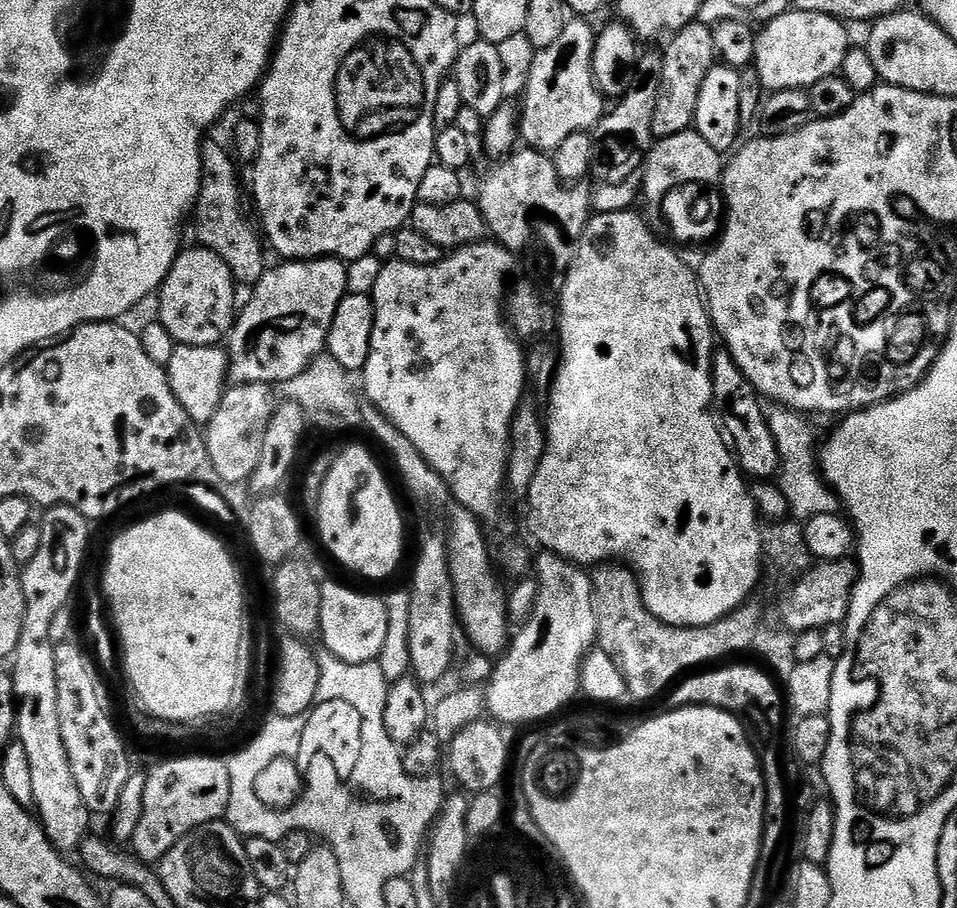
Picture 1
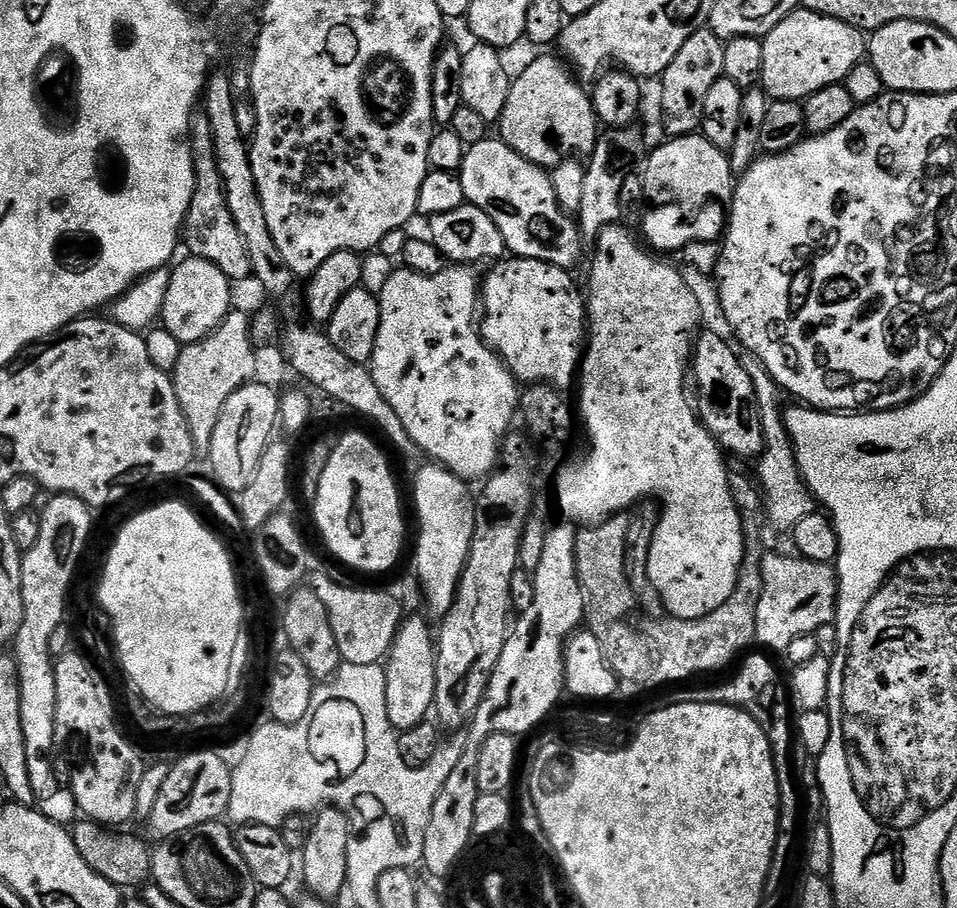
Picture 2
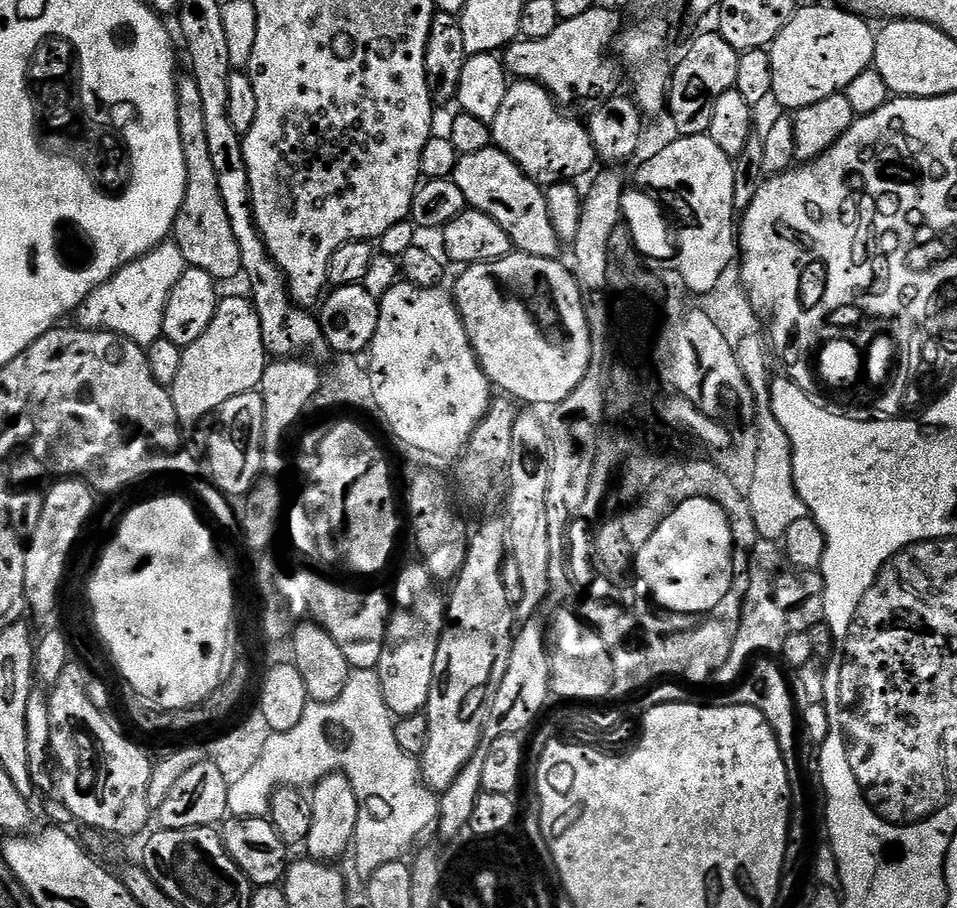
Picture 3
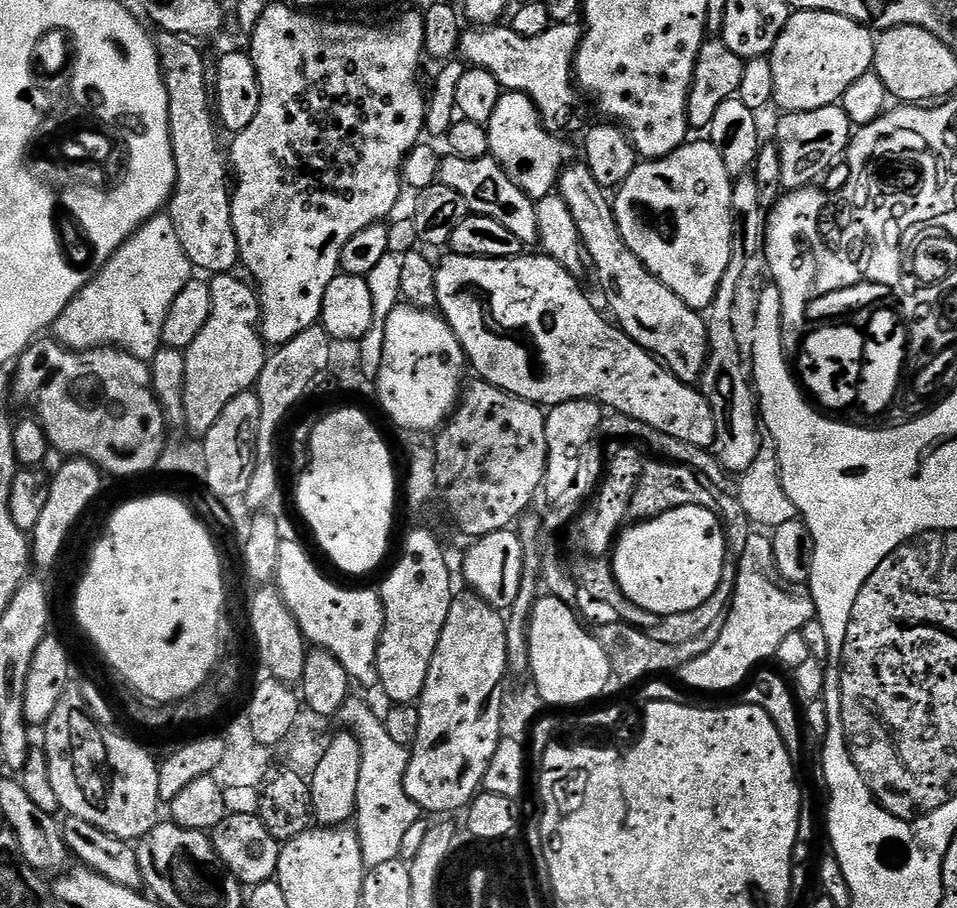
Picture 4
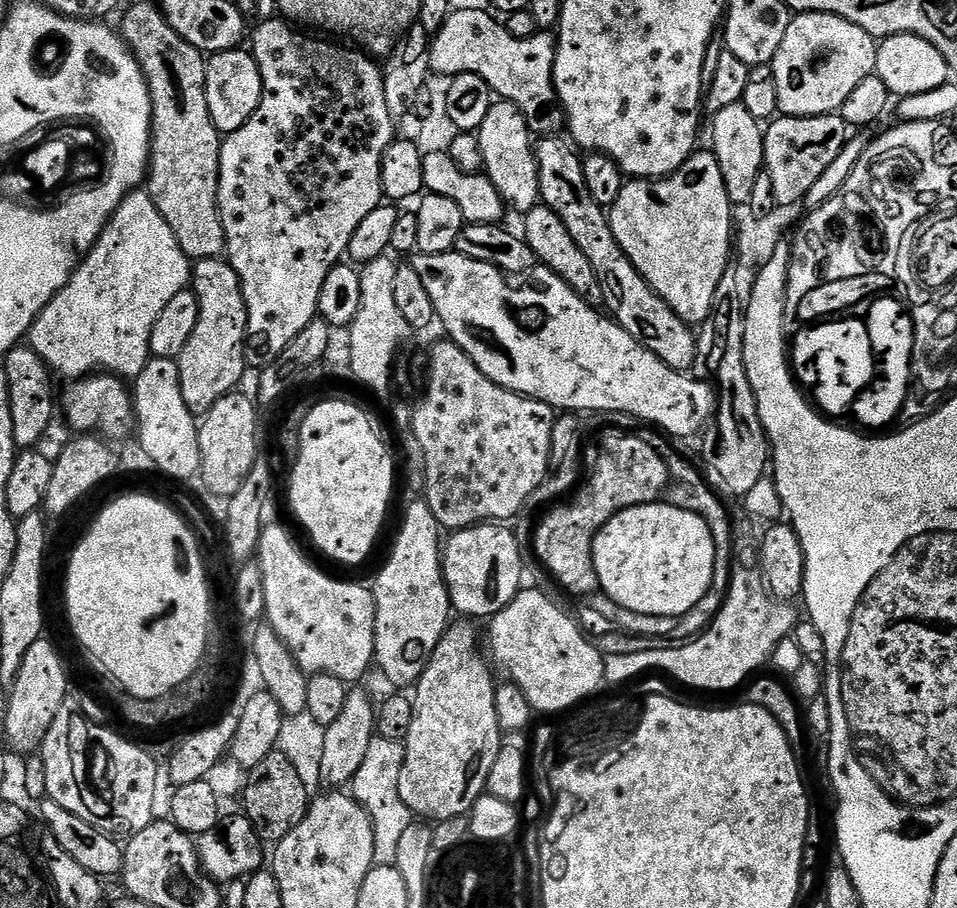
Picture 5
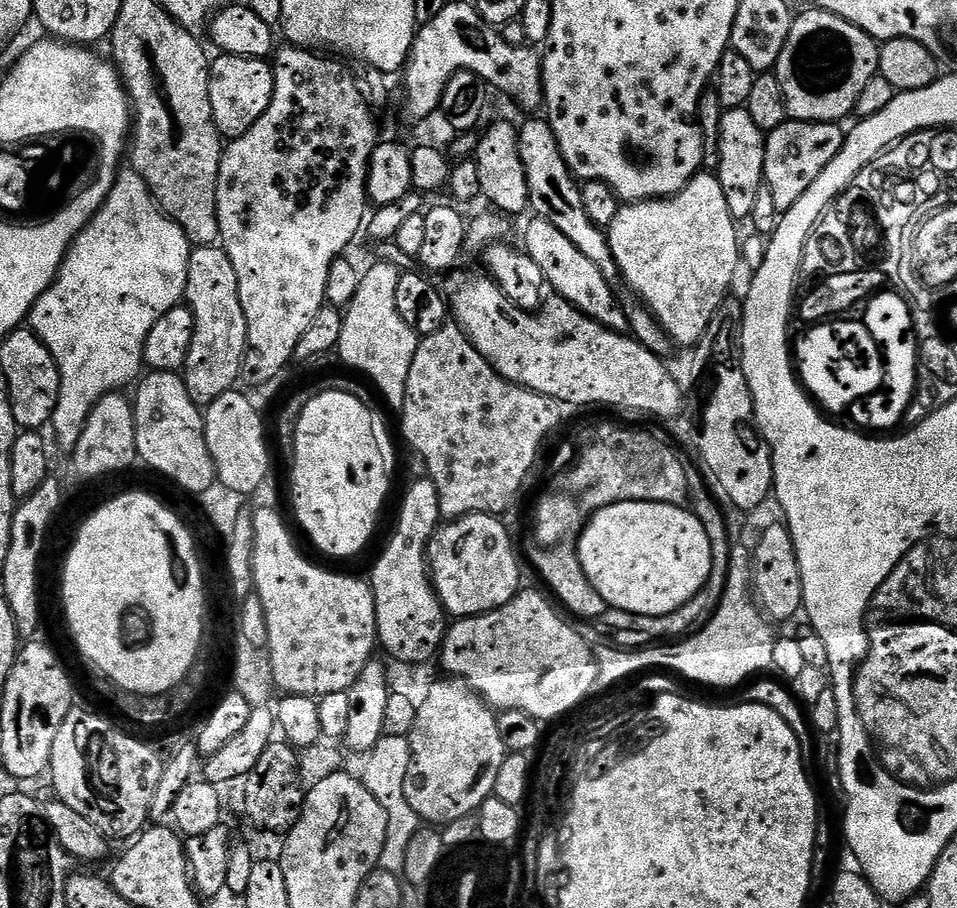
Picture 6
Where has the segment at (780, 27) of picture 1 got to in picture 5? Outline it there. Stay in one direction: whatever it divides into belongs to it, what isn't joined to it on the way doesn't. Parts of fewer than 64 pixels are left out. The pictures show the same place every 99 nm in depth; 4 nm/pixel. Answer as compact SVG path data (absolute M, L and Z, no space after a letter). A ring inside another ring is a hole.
M834 14L793 15L790 30L778 46L778 54L772 59L774 82L778 82L778 106L785 116L830 116L839 113L840 107L850 98L850 94L862 82L862 78L873 75L876 71L877 37L866 34L862 26L846 22Z

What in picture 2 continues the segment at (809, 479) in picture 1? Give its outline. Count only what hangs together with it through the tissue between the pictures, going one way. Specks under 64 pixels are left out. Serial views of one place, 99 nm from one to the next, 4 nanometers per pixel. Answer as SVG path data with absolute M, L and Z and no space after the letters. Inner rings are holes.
M741 351L739 357L746 374L750 374L754 382L754 390L758 394L762 414L764 453L758 457L762 508L765 513L768 511L769 526L776 532L788 534L798 526L798 522L802 522L802 518L817 511L818 501L808 489L808 484L804 481L804 475L801 474L796 461L796 447L792 444L792 437L788 435L788 427L784 424L784 412L782 407L780 408L781 389L777 387L774 378L767 372L766 366L754 353Z

